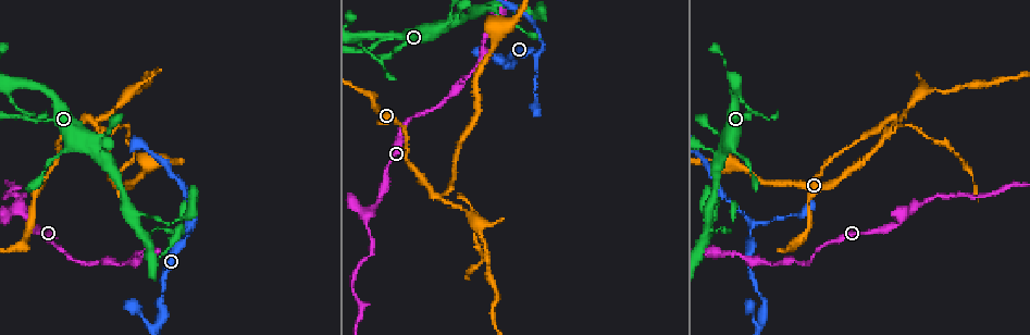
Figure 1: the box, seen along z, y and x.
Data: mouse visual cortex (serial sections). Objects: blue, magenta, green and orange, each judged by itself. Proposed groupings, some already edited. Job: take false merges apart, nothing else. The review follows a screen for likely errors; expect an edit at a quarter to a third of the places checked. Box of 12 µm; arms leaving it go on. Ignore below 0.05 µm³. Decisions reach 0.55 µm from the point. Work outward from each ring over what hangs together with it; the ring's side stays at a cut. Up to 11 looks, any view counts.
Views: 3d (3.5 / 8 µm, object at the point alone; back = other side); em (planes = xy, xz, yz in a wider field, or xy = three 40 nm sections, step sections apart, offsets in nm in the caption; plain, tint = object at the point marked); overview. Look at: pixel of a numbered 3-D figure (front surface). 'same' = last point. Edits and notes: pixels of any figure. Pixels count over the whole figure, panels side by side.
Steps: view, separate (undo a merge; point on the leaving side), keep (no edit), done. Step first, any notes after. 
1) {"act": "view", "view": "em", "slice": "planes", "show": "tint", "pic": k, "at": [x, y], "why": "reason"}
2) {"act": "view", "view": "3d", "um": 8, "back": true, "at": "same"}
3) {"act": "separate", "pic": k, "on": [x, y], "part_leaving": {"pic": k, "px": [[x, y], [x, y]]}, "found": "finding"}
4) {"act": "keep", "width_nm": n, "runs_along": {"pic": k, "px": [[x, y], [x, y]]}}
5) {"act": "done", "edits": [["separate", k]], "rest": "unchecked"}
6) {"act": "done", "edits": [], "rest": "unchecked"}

{"act": "view", "view": "3d", "um": 3.5, "pic": 1, "at": [481, 9], "why": "a fork"}

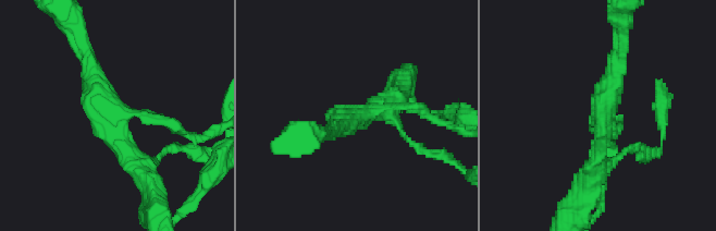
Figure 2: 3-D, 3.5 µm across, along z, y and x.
{"act": "view", "view": "em", "slice": "xy", "step": 2, "show": "plain", "pic": 2, "at": [357, 116], "arms": 3, "arm_widths_nm": [150, 250, 300], "why": "shape alone is not enough"}

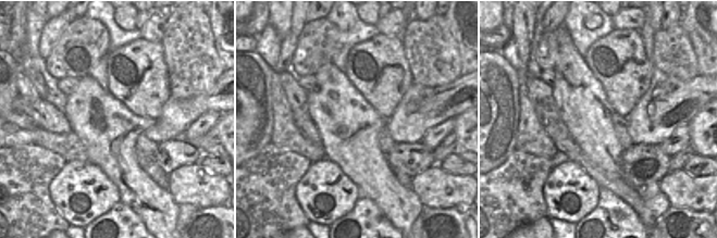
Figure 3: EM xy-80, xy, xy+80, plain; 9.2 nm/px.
{"act": "view", "view": "em", "slice": "xy", "step": 2, "show": "tint", "at": "same", "why": "with the object marked"}

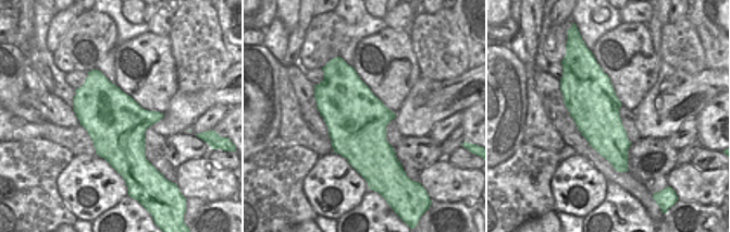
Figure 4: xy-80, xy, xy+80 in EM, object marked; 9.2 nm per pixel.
{"act": "keep", "runs_along": {"pic": 2, "px": [[89, 58], [96, 95], [147, 182]]}, "found": "all the same cell"}

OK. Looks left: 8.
{"act": "view", "view": "3d", "um": 3.5, "back": true, "pic": 1, "at": [189, 224], "why": "thin neck"}

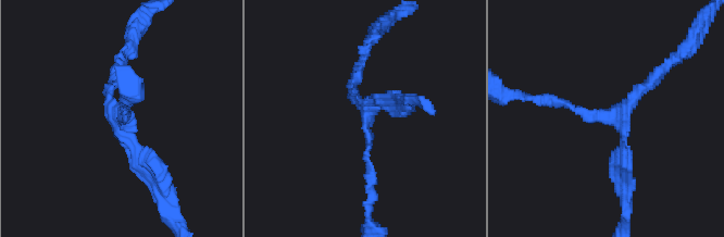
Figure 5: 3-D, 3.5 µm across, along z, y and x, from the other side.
{"act": "view", "view": "em", "slice": "xy", "step": 1, "show": "tint", "pic": 5, "at": [621, 117], "arms": 3, "arm_widths_nm": [100, 150, 250]}

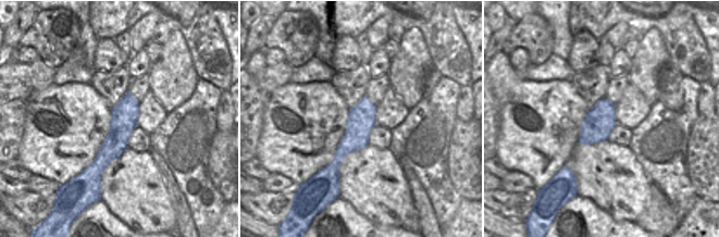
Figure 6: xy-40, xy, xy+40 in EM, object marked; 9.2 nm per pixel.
{"act": "keep", "runs_along": {"pic": 6, "px": [[128, 96], [116, 142], [98, 175]]}, "found": "continuous, no second cell"}

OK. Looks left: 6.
{"act": "view", "view": "3d", "um": 3.5, "pic": 1, "at": [107, 132], "why": "narrows sharply"}

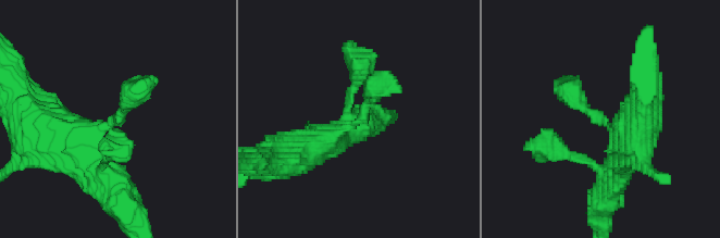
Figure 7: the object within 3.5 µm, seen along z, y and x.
{"act": "view", "view": "em", "slice": "xy", "step": 3, "show": "tint", "pic": 7, "at": [116, 120]}

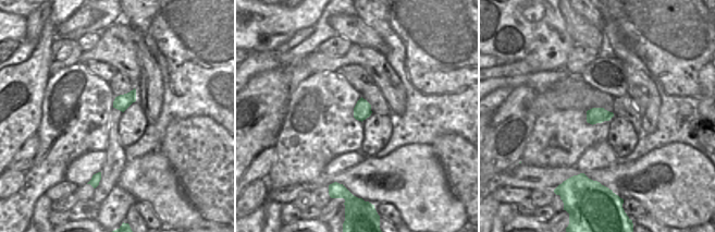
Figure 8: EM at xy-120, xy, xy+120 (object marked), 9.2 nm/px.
{"act": "keep", "runs_along": {"pic": 7, "px": [[301, 150], [398, 89]]}, "found": "continuous, no second cell"}

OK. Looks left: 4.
{"act": "view", "view": "3d", "um": 3.5, "back": true, "pic": 1, "at": [894, 119], "why": "side arm on a straight run"}

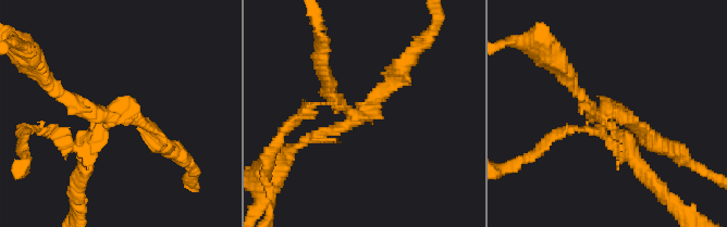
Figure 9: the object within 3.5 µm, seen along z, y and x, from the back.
{"act": "view", "view": "em", "slice": "xy", "step": 5, "show": "tint", "pic": 9, "at": [111, 116], "arms": 3, "arm_widths_nm": [150, 200, 200], "why": "now the EM"}

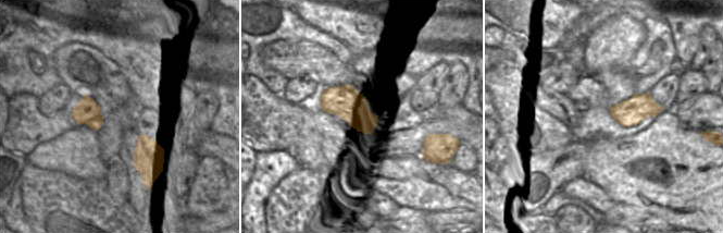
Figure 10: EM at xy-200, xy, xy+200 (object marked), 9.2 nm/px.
{"act": "separate", "pic": 9, "on": [619, 146], "part_leaving": {"pic": 9, "px": [[606, 118], [619, 144], [667, 198]]}, "found": "a second cell is stuck on"}

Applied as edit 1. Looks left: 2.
{"act": "done", "edits": [["separate", 9]], "rest": "unchecked"}

